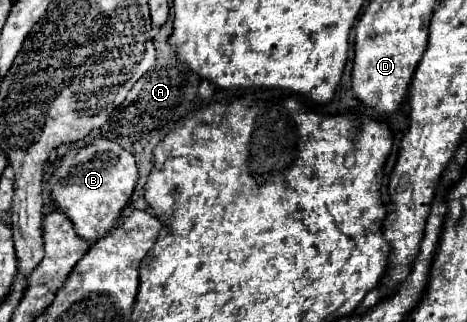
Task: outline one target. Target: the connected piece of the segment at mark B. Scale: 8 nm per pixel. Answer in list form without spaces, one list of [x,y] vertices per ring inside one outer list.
[[[94,139],[88,147],[70,151],[66,157],[62,157],[50,179],[50,193],[54,205],[60,205],[60,209],[68,213],[80,237],[92,241],[104,237],[104,233],[118,225],[124,207],[128,207],[132,199],[136,179],[138,167],[132,153],[108,139]]]

